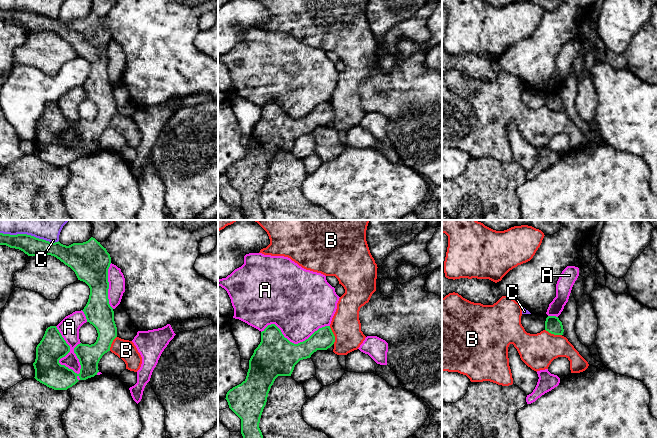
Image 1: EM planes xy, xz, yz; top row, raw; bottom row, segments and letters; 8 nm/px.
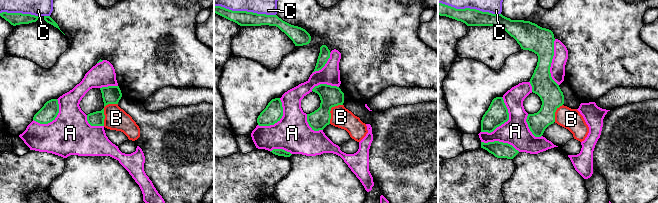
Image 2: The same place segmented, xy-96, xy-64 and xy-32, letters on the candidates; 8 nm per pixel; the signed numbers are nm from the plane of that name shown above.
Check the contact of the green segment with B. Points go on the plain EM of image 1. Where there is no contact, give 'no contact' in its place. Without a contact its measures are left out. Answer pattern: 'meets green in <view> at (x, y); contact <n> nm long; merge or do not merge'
meets green in xz at (333, 111); contact 150 nm long; do not merge

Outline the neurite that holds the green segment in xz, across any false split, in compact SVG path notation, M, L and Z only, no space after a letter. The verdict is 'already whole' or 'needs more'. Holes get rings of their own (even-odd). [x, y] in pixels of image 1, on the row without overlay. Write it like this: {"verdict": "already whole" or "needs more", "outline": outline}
{"verdict": "already whole", "outline": "M275 101L261 108L261 118L249 136L246 155L226 170L229 184L241 195L246 220L263 220L259 204L268 169L278 152L291 152L295 141L317 126L327 126L335 118L330 102L319 104L298 120L290 118Z"}

